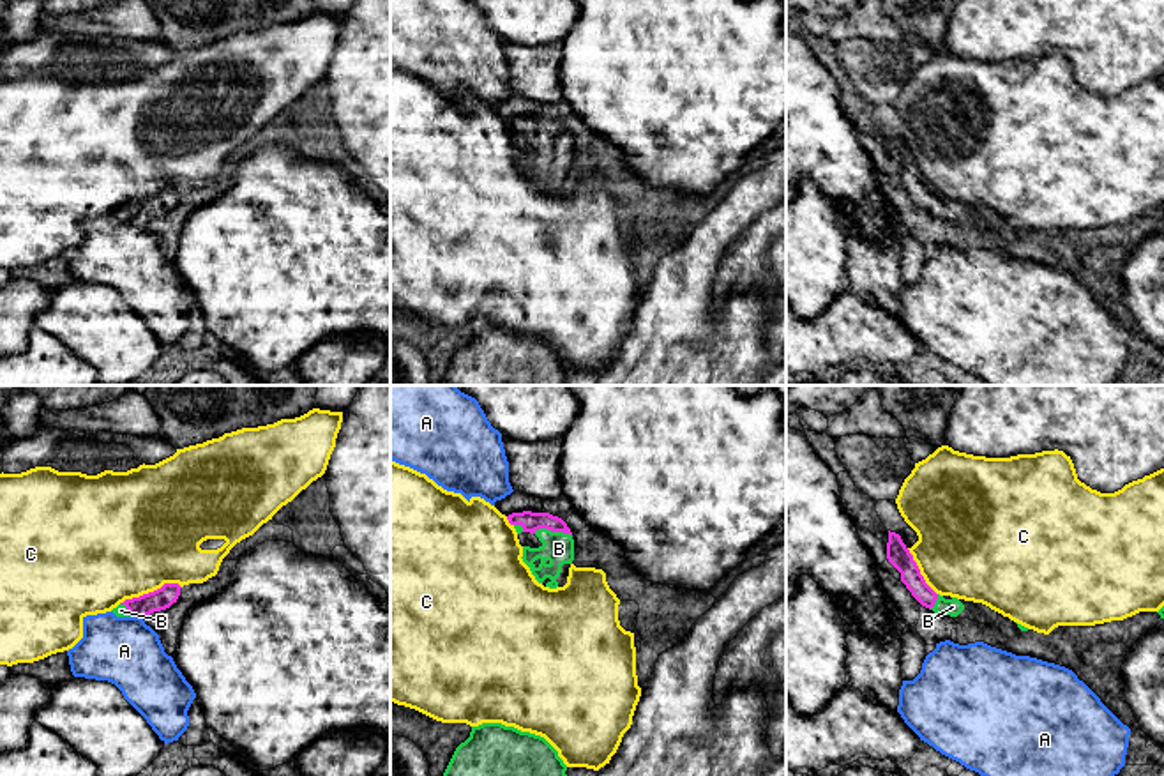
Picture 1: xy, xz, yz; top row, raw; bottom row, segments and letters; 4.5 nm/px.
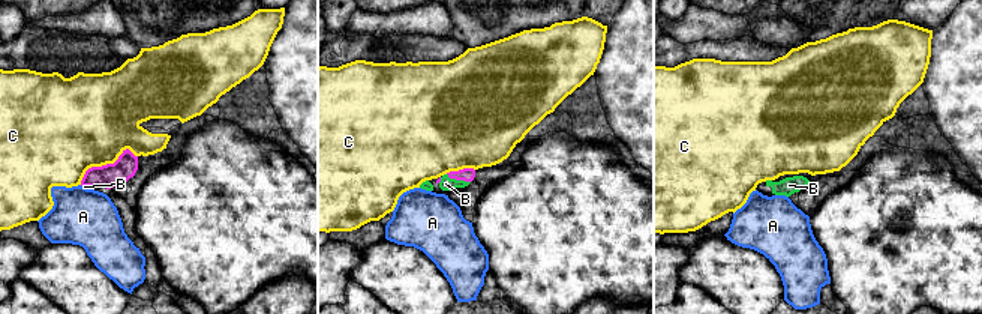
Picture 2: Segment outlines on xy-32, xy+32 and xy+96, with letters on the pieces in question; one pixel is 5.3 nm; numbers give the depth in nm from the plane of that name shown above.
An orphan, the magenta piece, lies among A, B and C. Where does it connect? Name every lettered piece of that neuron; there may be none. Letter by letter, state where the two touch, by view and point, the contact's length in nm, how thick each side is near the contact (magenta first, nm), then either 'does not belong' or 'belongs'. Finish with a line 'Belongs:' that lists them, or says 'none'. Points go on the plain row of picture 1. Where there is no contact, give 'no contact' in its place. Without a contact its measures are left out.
A: xy (138, 220) | 50 nm | 100/320 nm | does not belong
B: xz (553, 135) | 180 nm | 90/140 nm | belongs
C: xy (149, 197) | 300 nm | 100/500 nm | does not belong
Belongs: B

